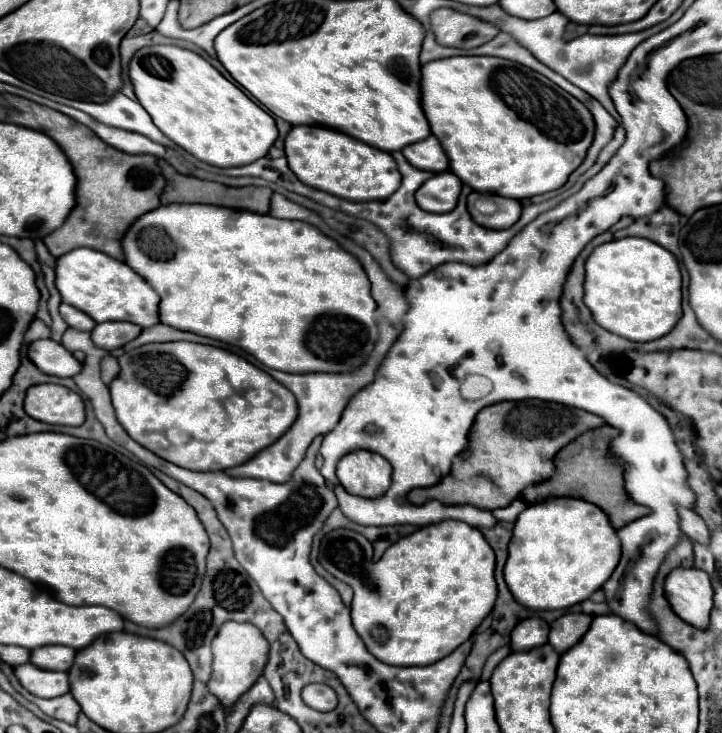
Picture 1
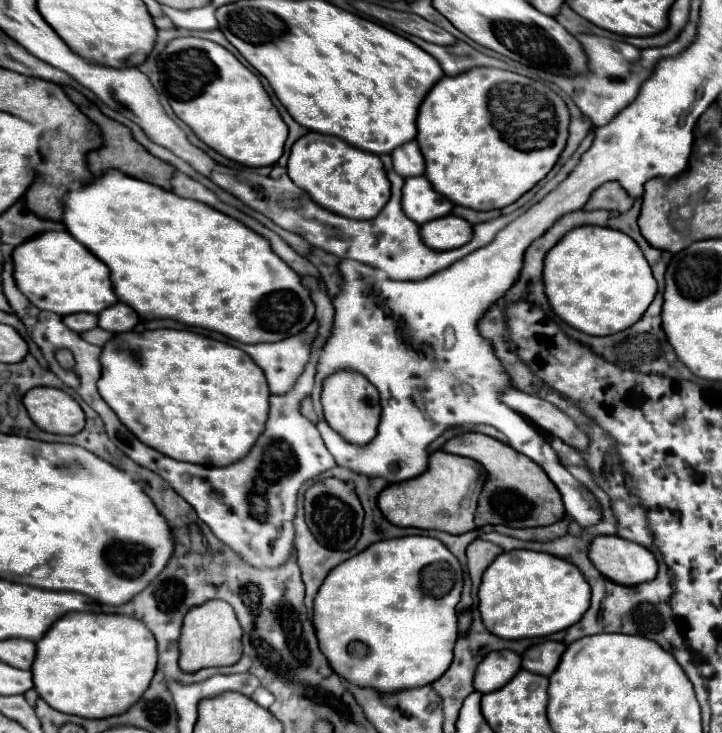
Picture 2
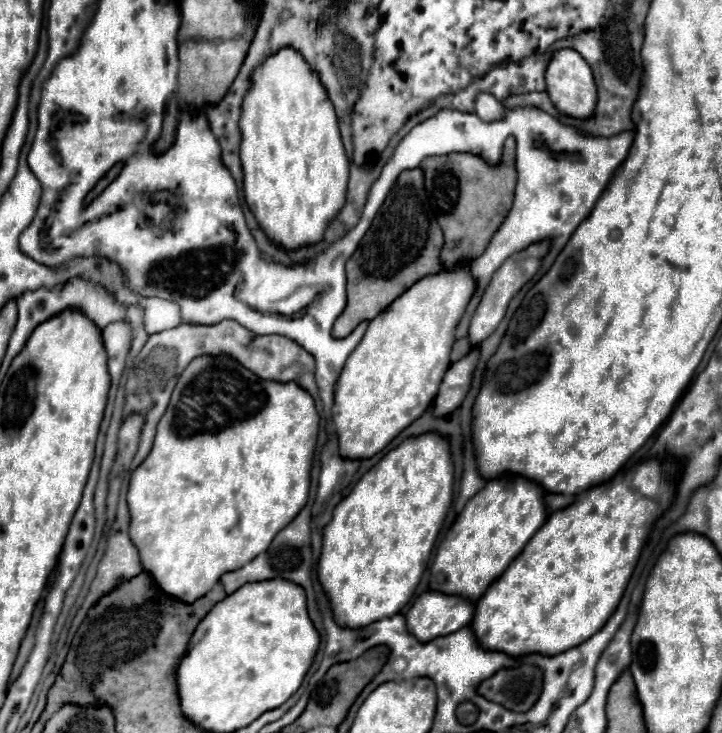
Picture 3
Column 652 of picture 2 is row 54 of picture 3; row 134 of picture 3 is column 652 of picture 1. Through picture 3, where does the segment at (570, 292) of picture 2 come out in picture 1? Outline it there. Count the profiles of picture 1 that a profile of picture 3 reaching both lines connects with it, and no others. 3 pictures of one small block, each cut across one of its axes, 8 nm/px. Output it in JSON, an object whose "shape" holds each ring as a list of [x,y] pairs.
{"shape":[[[622,238],[598,246],[586,262],[584,290],[584,302],[592,310],[594,320],[602,328],[632,342],[650,342],[654,338],[662,338],[682,318],[682,274],[678,260],[672,252],[646,238]]]}

